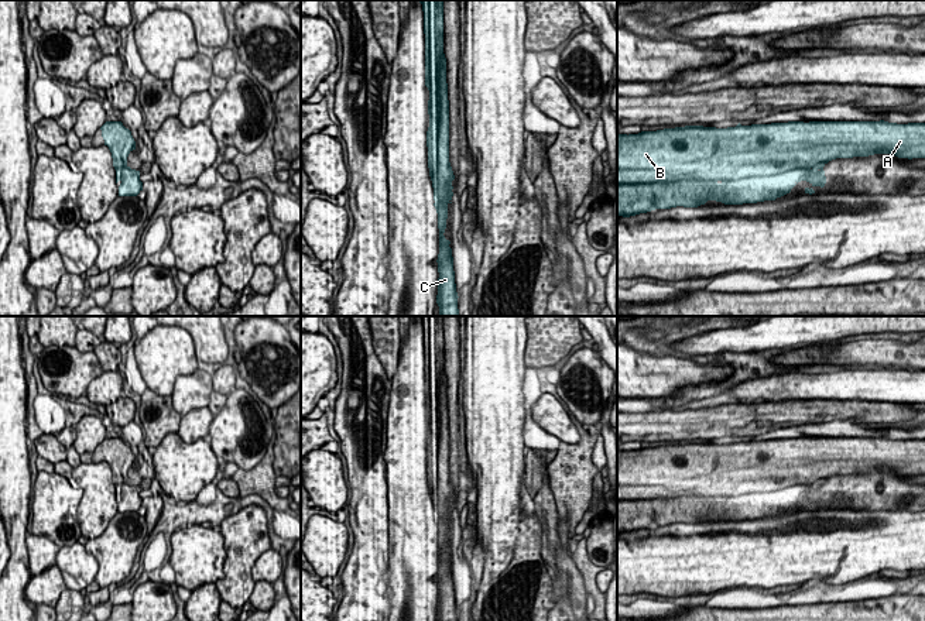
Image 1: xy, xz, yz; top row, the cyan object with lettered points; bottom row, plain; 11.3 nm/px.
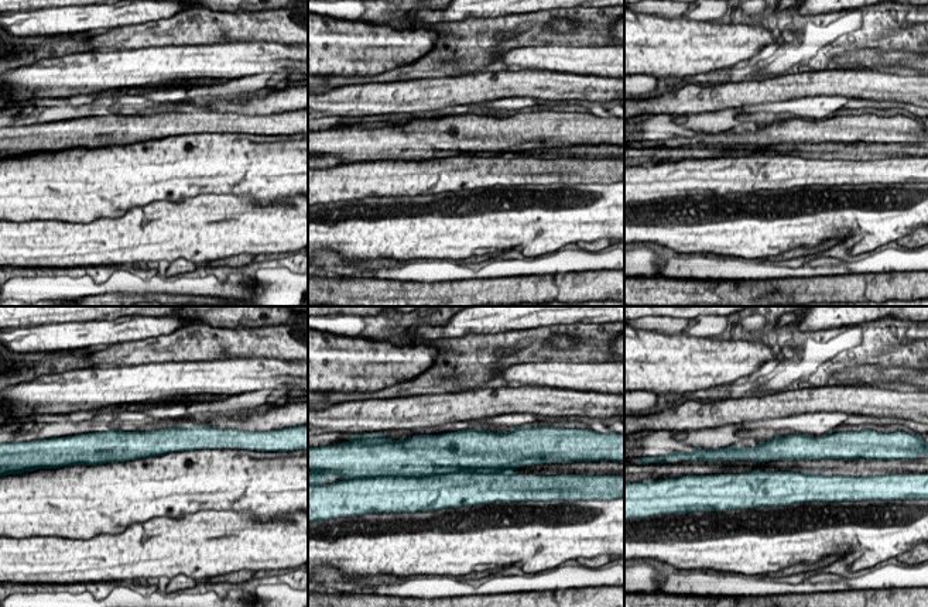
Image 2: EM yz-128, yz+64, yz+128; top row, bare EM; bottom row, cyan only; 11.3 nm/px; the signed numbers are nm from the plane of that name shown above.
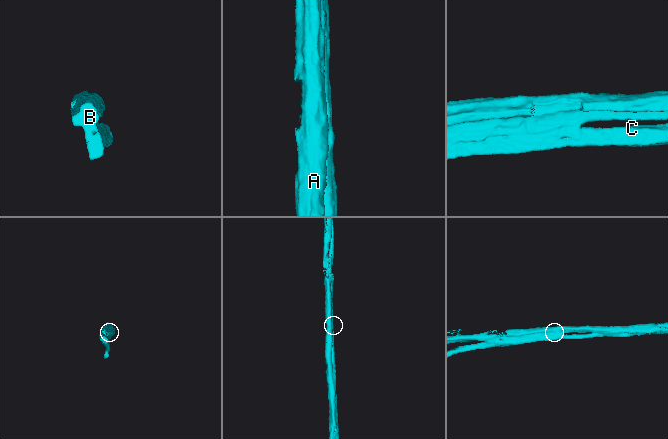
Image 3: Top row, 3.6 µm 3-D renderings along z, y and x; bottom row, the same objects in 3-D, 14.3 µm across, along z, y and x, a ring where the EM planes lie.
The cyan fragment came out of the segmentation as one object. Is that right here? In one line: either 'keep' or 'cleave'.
cleave

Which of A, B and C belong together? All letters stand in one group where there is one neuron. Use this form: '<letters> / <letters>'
A B / C

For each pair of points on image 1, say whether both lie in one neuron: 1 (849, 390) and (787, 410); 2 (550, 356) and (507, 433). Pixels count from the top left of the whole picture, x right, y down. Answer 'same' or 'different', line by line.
1: different
2: different

